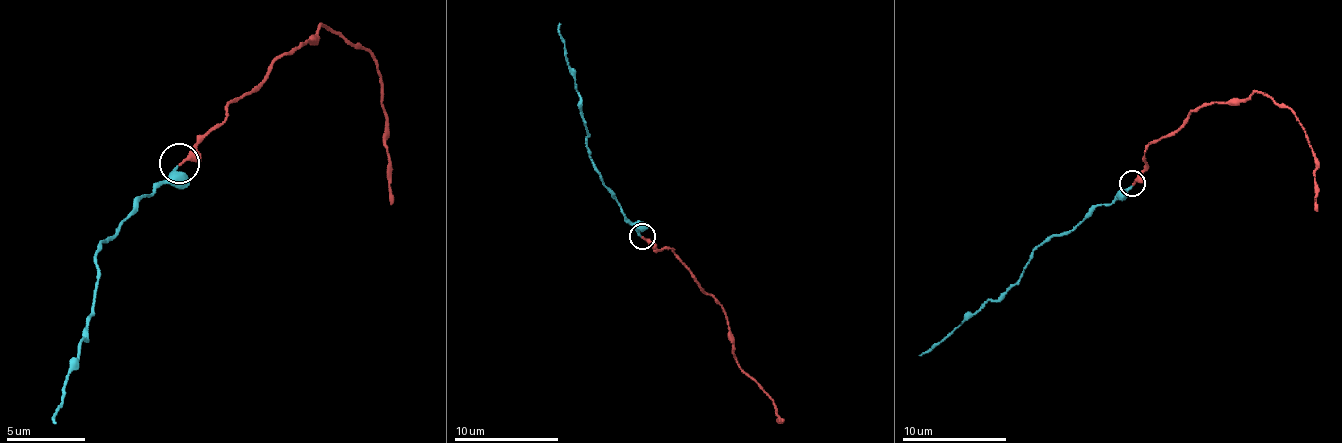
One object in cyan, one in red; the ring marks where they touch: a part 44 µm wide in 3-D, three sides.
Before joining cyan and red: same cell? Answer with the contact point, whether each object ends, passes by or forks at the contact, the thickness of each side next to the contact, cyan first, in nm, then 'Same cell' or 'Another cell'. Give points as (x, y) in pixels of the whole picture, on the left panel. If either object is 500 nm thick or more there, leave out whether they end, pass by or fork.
Place: (179, 163). At the ring cyan ends. At the ring red ends. Thickness 220 nm (cyan) against 200 nm. Same cell

